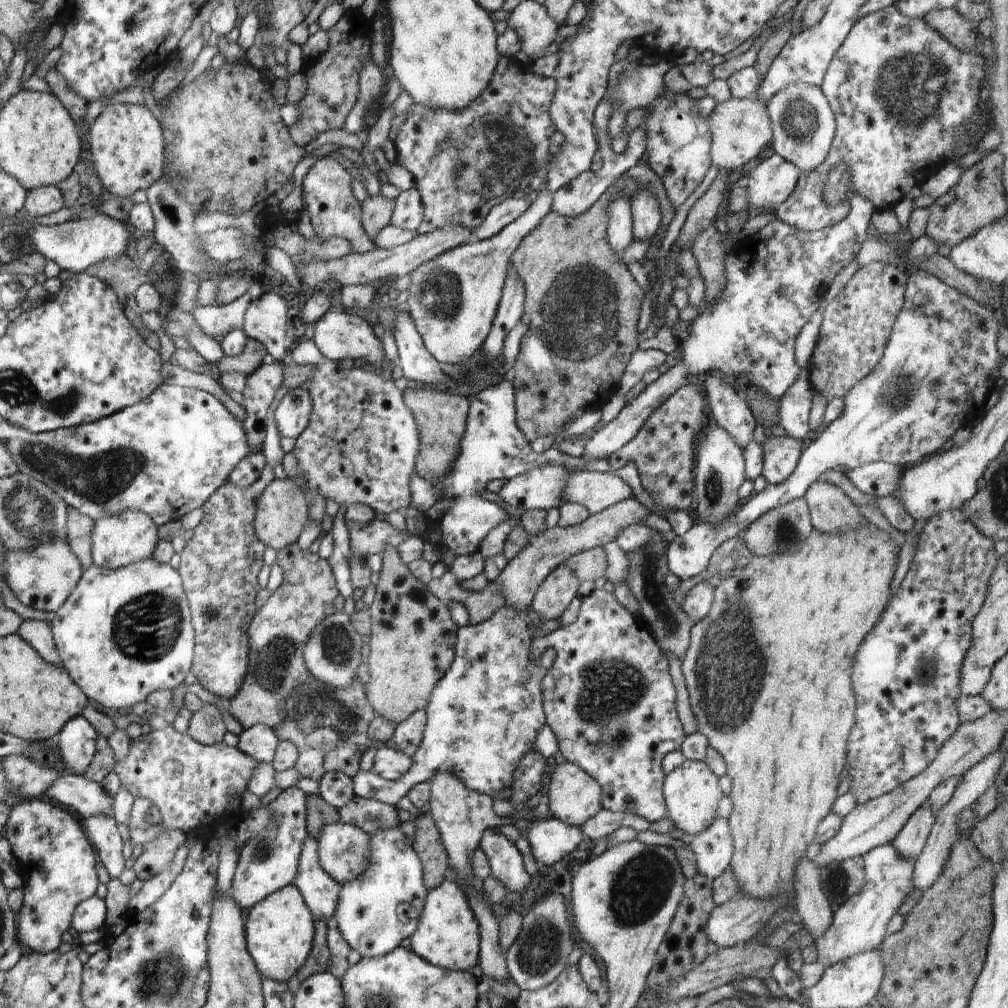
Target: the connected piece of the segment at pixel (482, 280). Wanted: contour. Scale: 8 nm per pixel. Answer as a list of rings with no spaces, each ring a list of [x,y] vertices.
[[[547,191],[536,193],[530,206],[514,222],[505,226],[498,234],[474,243],[466,243],[444,251],[442,254],[423,262],[411,272],[407,290],[410,295],[404,303],[422,337],[428,352],[442,364],[471,362],[481,351],[483,340],[490,332],[496,316],[502,289],[511,264],[510,257],[518,248],[519,242],[551,211],[553,194]]]

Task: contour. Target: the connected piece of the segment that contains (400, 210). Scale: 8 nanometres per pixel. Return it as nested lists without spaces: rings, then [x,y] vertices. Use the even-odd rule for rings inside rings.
[[[416,186],[401,191],[395,198],[391,223],[398,228],[417,230],[423,219],[423,200]]]

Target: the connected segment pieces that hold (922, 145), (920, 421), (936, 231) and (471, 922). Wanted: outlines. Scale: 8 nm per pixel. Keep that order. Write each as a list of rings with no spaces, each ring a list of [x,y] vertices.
[[[895,3],[883,8],[882,10],[867,14],[858,18],[852,25],[848,36],[844,39],[842,46],[838,47],[836,54],[832,57],[828,65],[826,74],[824,75],[820,88],[827,98],[828,104],[834,113],[836,121],[835,135],[827,154],[827,157],[814,170],[801,172],[798,182],[792,191],[792,194],[782,204],[779,204],[774,212],[778,219],[794,228],[803,231],[819,231],[826,227],[834,226],[837,222],[844,220],[849,215],[851,206],[848,201],[841,201],[836,205],[827,205],[823,201],[823,186],[827,179],[830,168],[837,164],[847,164],[851,172],[853,190],[857,190],[858,194],[867,198],[876,211],[893,208],[898,202],[903,200],[908,192],[914,186],[921,186],[933,174],[936,174],[946,163],[952,161],[952,156],[962,156],[957,152],[955,144],[957,143],[957,130],[970,119],[976,119],[980,126],[986,126],[986,120],[989,118],[989,112],[984,110],[984,103],[980,101],[980,80],[984,80],[984,57],[973,56],[970,53],[958,50],[952,46],[943,36],[940,36],[935,30],[932,30],[922,19],[909,18],[903,15]]]
[[[926,270],[909,271],[905,299],[894,321],[882,358],[868,376],[861,378],[850,392],[846,393],[843,398],[842,414],[825,426],[818,439],[804,447],[794,472],[784,482],[777,485],[767,484],[765,489],[740,503],[734,514],[719,523],[702,522],[692,525],[692,528],[684,534],[670,536],[666,551],[669,571],[680,581],[705,574],[711,556],[725,540],[736,539],[740,530],[746,530],[759,516],[770,509],[802,498],[810,485],[820,480],[826,471],[839,469],[848,475],[849,471],[876,461],[905,468],[943,450],[946,441],[964,425],[956,416],[968,416],[968,408],[970,408],[968,422],[973,425],[980,422],[987,411],[988,393],[996,388],[996,379],[1000,377],[998,370],[1002,358],[996,347],[1001,317],[990,311],[992,307],[978,304],[974,299],[948,286]]]
[[[994,150],[964,171],[960,180],[927,208],[929,219],[925,234],[938,241],[940,246],[948,244],[953,247],[982,227],[1000,220],[1007,213],[1003,164],[1002,153]]]
[[[444,879],[444,882],[427,892],[410,940],[411,950],[434,966],[453,971],[471,971],[479,964],[479,924],[460,885]]]

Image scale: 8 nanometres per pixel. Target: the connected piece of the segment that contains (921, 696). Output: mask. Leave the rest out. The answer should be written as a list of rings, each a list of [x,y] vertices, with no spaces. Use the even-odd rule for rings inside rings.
[[[962,507],[945,510],[926,520],[919,540],[916,543],[914,556],[910,562],[909,570],[902,580],[896,593],[891,595],[881,620],[874,626],[874,630],[864,638],[862,646],[856,652],[854,666],[852,666],[852,688],[856,696],[856,718],[854,726],[850,731],[846,743],[846,770],[850,779],[849,792],[857,800],[857,804],[864,804],[873,798],[888,794],[894,788],[899,787],[903,782],[910,780],[920,774],[936,757],[941,746],[956,732],[959,727],[959,714],[957,711],[957,700],[961,695],[959,680],[960,667],[962,666],[967,648],[972,640],[972,621],[980,612],[981,606],[986,598],[988,583],[994,569],[996,568],[998,557],[1000,556],[994,549],[994,541],[982,534],[976,525],[962,512]]]

